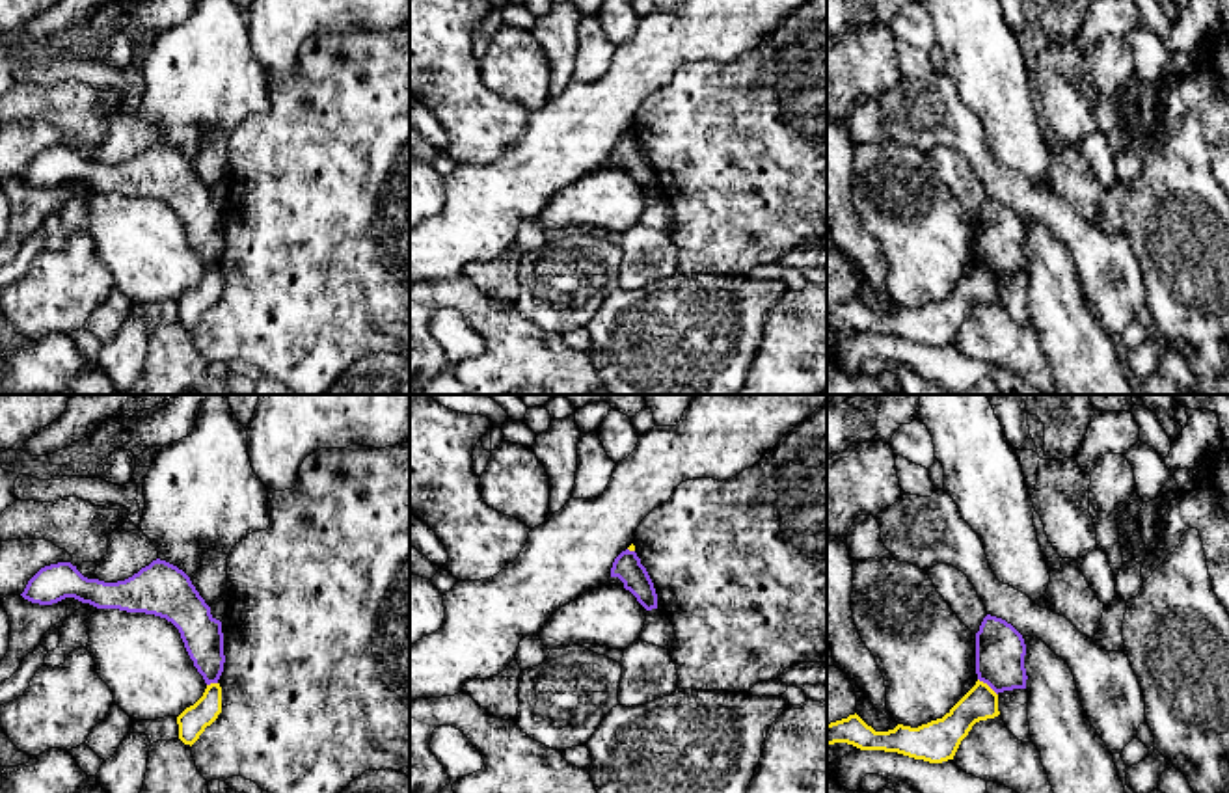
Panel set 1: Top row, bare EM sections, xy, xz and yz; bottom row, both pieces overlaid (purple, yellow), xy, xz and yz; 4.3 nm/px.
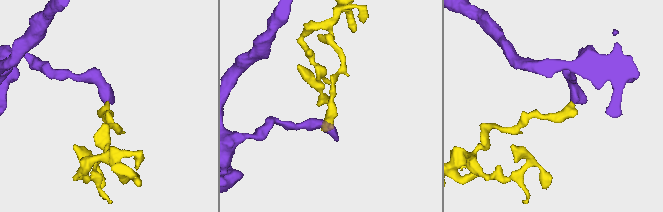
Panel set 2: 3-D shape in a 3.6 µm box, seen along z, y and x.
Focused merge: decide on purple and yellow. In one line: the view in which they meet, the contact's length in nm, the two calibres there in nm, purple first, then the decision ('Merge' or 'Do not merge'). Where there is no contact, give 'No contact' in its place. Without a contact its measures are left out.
Touches purple in yz. Shared border 120 nm. Thickness 220 nm (purple) against 150 nm. Do not merge

